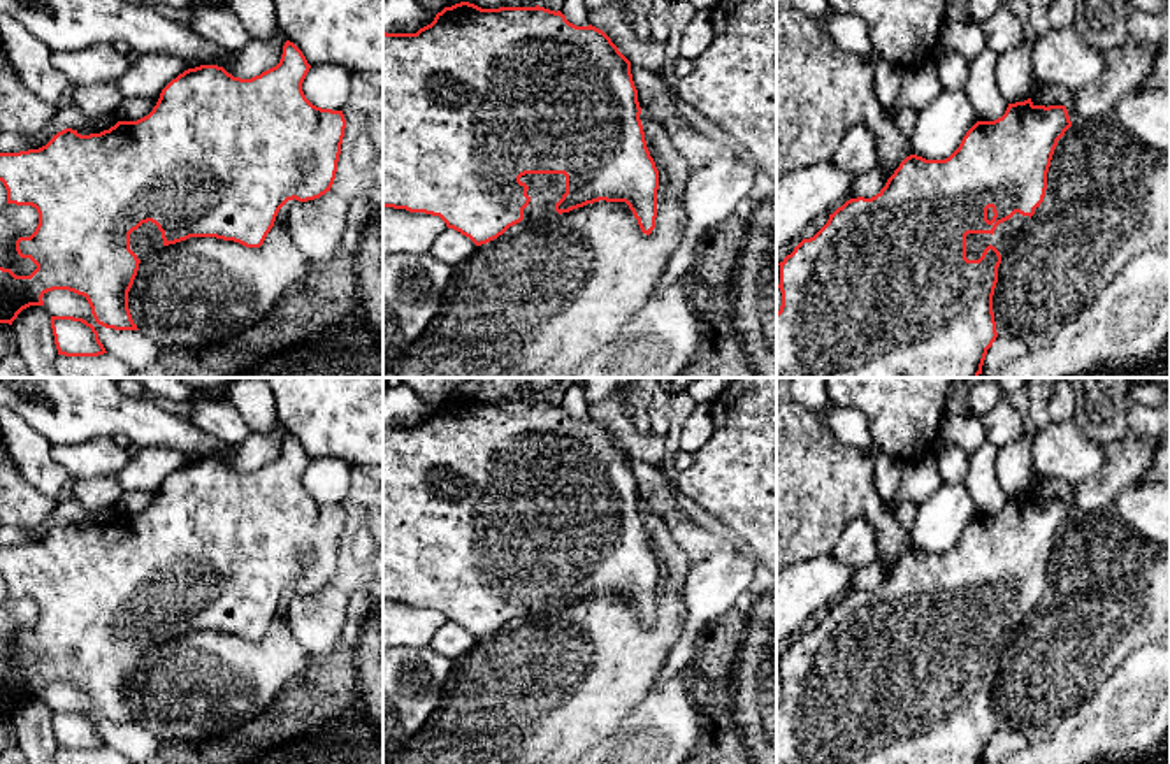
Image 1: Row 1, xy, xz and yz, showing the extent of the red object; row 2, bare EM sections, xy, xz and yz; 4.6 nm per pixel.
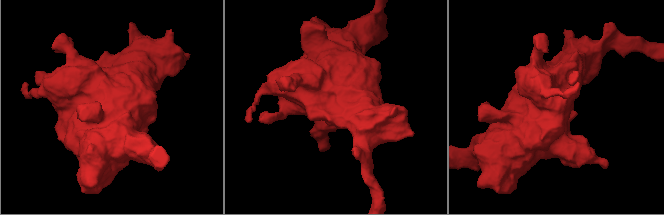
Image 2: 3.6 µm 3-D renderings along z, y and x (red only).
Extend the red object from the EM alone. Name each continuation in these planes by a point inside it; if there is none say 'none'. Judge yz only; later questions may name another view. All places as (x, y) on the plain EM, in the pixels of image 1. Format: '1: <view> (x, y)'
1: yz (975, 636)

